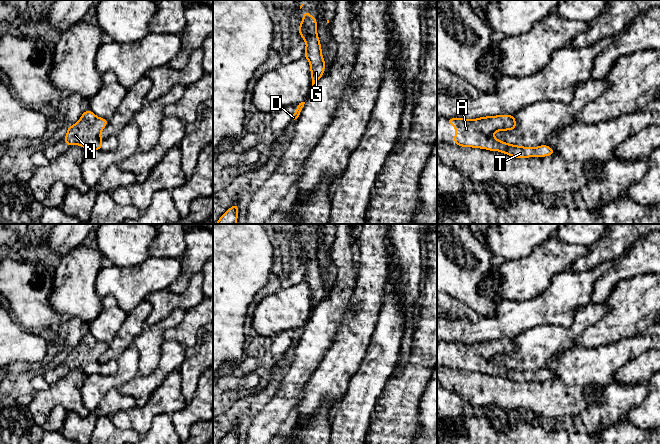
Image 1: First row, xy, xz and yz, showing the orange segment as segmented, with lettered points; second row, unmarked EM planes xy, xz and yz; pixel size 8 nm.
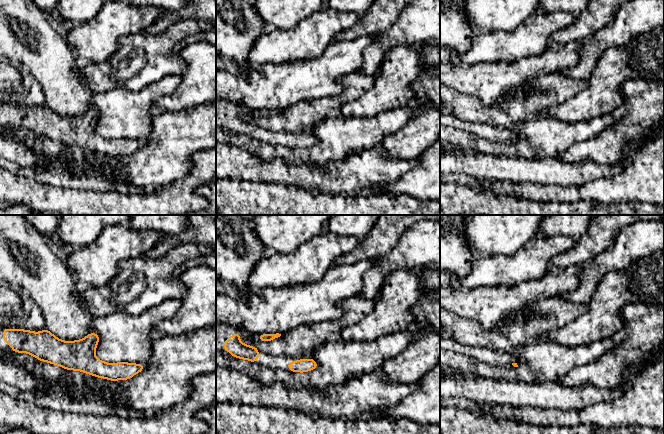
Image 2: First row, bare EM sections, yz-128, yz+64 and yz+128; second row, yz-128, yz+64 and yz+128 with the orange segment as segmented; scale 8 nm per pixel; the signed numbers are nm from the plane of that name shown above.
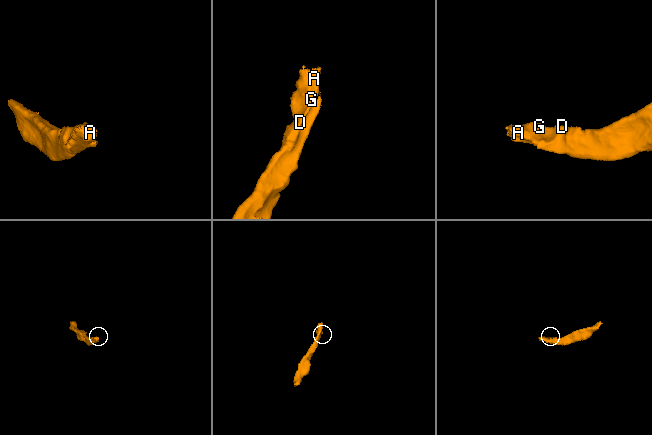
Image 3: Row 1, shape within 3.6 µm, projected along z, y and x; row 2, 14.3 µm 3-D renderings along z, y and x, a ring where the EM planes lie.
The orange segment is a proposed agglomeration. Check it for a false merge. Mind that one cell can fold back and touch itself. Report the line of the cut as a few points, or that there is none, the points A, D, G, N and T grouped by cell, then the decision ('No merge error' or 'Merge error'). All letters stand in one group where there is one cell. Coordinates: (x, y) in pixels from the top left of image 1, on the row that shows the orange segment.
No split. Groups: A D G N T. No merge error

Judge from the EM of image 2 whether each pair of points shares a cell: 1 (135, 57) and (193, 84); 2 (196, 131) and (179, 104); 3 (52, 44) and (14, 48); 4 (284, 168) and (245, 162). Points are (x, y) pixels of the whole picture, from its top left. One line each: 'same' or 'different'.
1: different
2: different
3: same
4: same

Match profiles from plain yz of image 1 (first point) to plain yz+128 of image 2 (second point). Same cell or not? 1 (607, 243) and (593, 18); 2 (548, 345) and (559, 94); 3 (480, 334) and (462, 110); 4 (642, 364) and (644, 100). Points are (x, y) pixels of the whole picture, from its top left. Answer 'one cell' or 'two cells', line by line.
1: one cell
2: one cell
3: two cells
4: one cell

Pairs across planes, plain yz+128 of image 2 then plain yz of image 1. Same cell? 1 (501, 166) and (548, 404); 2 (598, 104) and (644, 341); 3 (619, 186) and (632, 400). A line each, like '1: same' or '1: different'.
1: different
2: different
3: different

